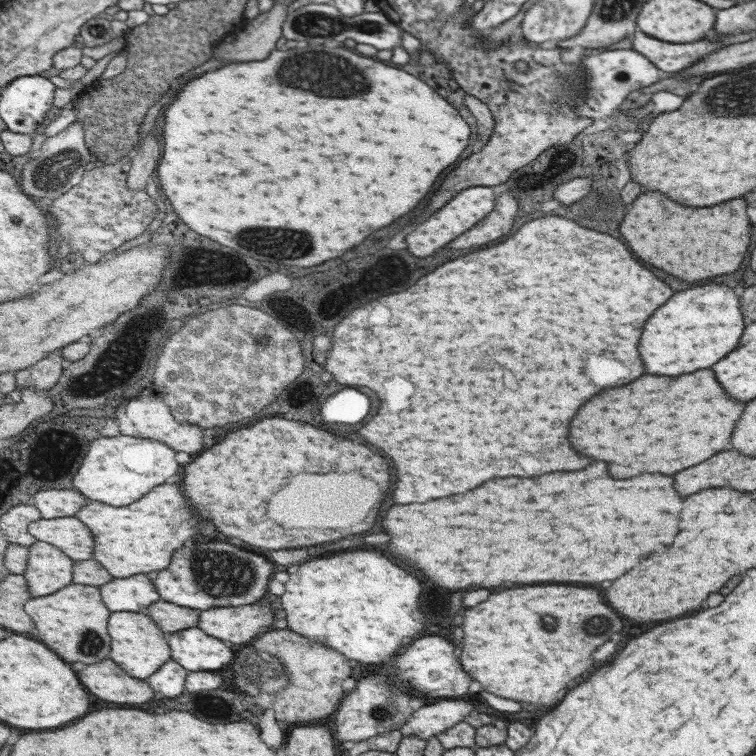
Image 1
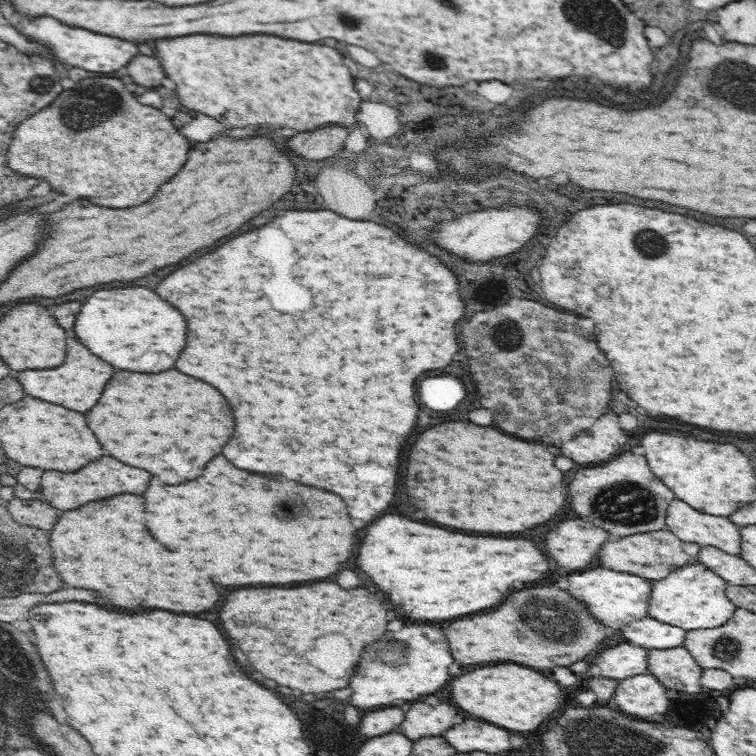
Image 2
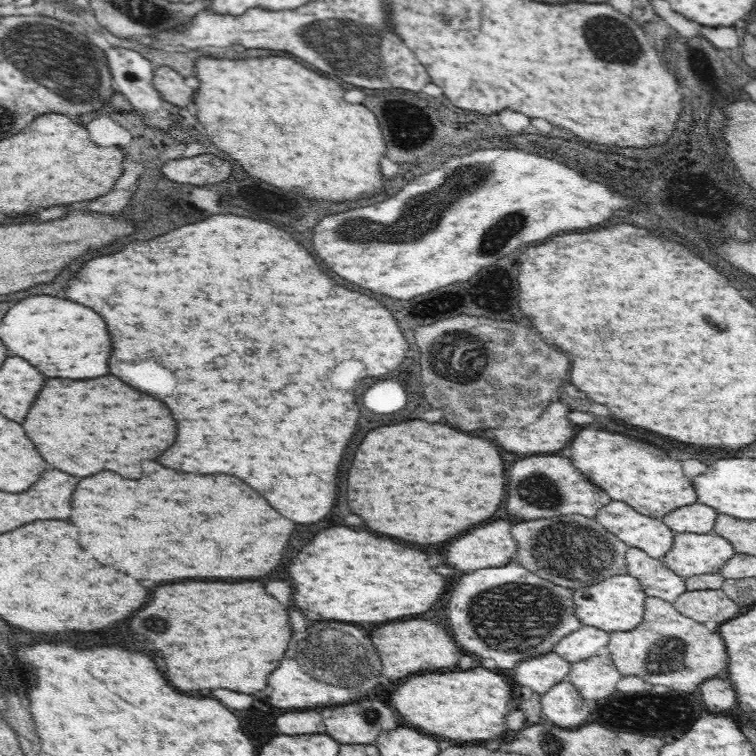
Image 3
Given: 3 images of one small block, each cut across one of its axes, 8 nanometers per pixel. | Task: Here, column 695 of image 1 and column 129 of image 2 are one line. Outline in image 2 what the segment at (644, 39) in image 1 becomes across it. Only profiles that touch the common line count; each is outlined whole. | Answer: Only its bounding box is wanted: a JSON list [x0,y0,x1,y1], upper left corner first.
[20,22,140,72]

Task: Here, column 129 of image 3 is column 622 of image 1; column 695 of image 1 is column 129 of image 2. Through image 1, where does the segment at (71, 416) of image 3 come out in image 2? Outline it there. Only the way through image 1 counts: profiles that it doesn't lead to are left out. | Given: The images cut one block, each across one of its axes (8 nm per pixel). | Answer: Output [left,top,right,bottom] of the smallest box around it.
[86,370,232,484]

